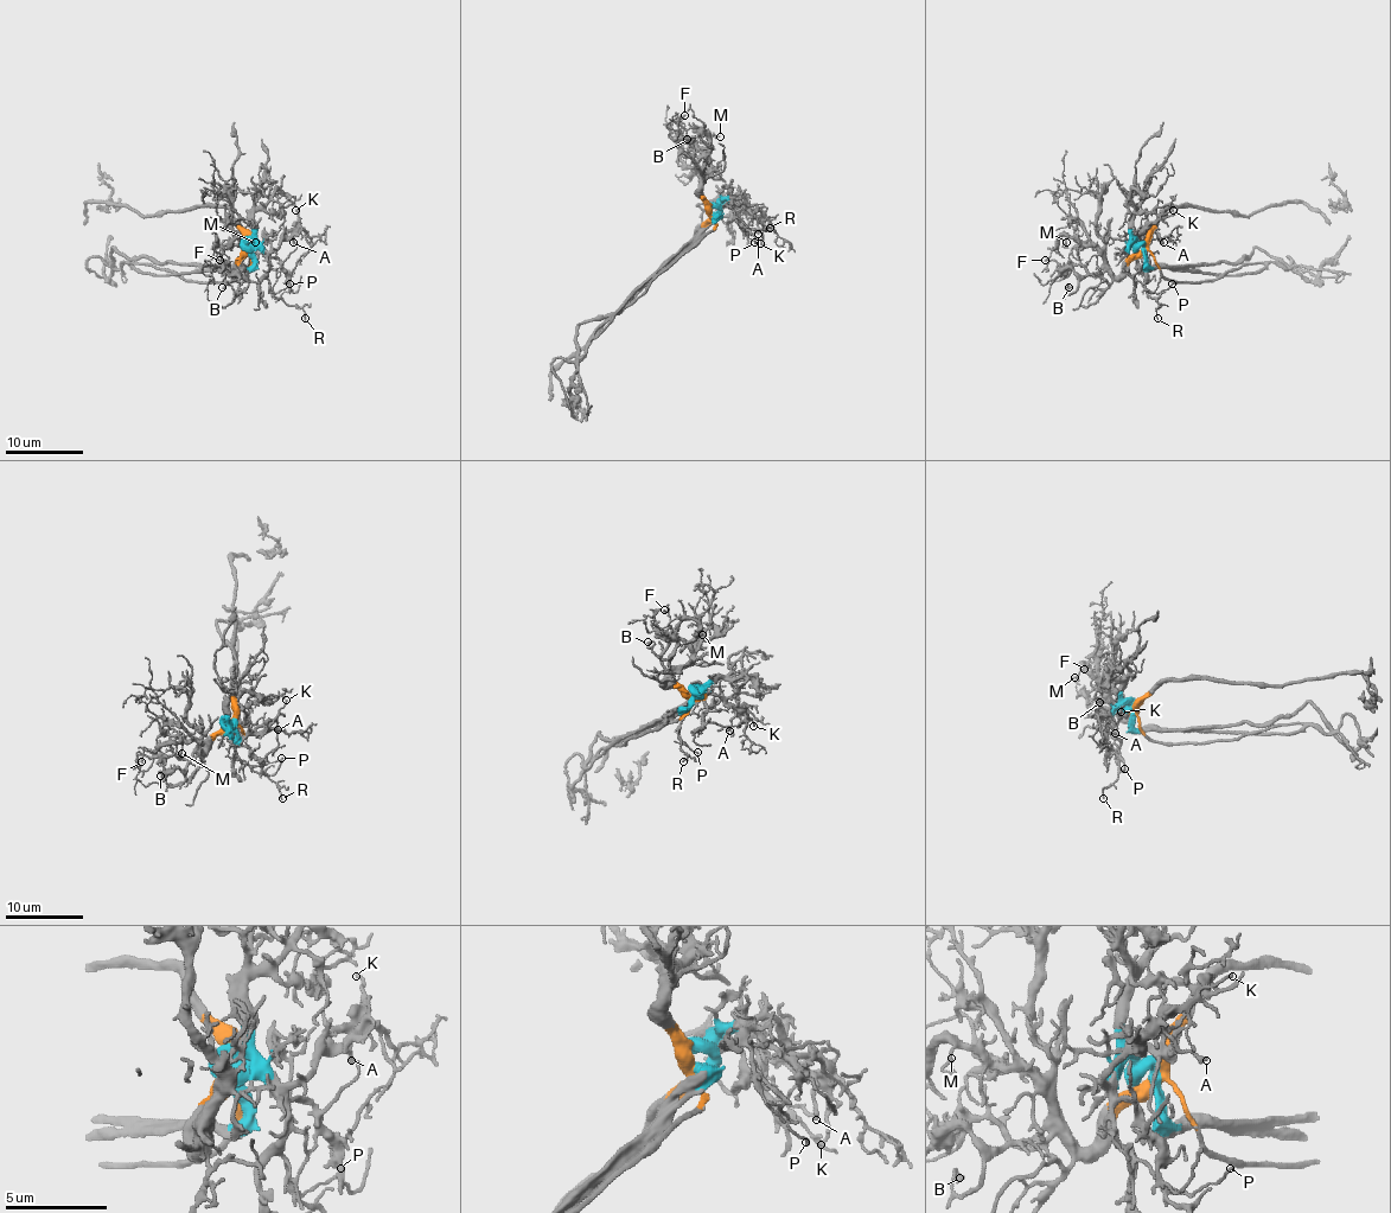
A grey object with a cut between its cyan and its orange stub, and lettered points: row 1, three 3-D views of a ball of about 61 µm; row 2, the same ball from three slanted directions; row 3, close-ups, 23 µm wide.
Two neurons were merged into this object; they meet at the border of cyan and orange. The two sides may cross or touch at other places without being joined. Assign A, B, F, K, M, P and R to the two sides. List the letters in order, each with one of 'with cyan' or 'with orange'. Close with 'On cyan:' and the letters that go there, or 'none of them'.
A: with cyan
B: with orange
F: with orange
K: with cyan
M: with orange
P: with cyan
R: with cyan
On cyan: A, K, P, R

